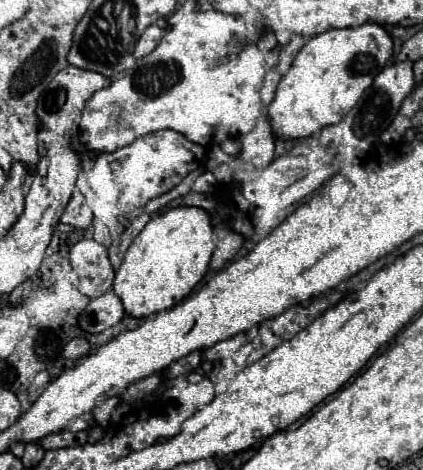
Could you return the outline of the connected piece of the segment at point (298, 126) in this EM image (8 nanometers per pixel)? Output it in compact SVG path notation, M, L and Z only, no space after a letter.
M374 22L312 36L296 54L290 70L282 76L274 100L266 104L266 116L270 116L274 136L300 140L318 134L328 124L338 124L372 84L376 70L386 66L390 54L392 38L384 26Z

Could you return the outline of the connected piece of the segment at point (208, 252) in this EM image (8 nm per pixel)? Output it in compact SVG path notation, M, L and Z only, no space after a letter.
M180 206L180 208L170 208L160 216L154 216L144 226L144 230L136 236L136 240L130 244L130 248L124 256L124 262L116 270L114 292L122 300L126 314L144 318L144 316L152 316L156 312L162 312L162 310L176 306L202 280L202 276L208 268L208 262L212 258L212 252L214 252L212 222L210 222L210 214L206 210L196 208L196 206Z

